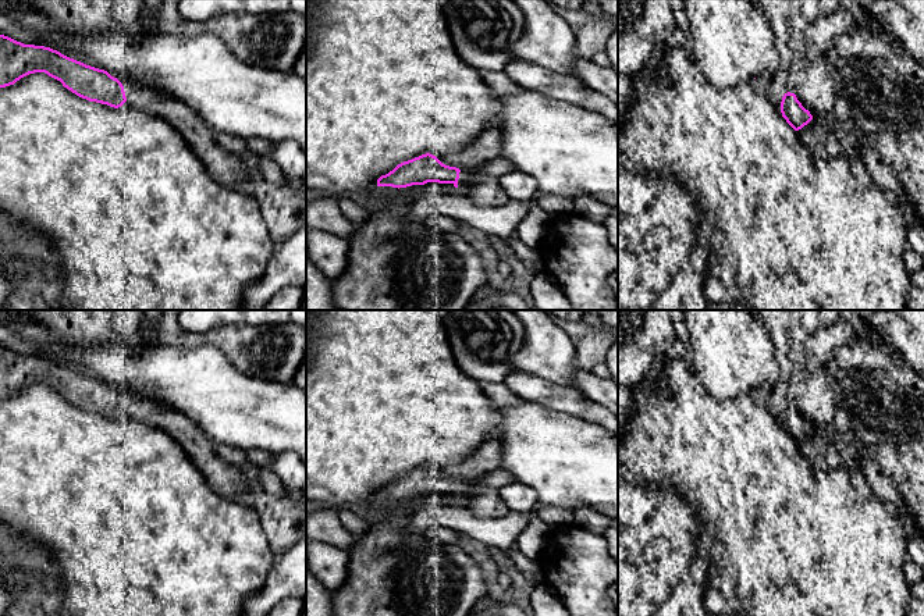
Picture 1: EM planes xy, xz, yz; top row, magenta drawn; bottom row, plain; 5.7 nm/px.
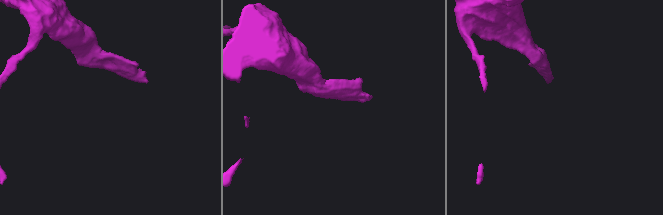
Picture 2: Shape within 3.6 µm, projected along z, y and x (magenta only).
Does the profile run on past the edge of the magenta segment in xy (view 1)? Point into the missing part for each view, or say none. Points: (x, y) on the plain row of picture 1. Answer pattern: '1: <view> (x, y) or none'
1: xy (226, 480)

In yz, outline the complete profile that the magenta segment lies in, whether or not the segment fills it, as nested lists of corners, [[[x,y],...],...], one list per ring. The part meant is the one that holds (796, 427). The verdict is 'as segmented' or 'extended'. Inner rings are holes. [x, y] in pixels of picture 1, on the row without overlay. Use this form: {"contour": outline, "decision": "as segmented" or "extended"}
{"contour": [[[756,389],[749,394],[749,398],[763,410],[771,412],[795,442],[802,441],[813,431],[810,423],[802,417],[795,405],[775,403],[771,391]]], "decision": "extended"}

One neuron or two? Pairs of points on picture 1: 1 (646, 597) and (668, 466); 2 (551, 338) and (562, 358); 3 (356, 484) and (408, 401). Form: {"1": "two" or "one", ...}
{"1": "two", "2": "one", "3": "one"}

